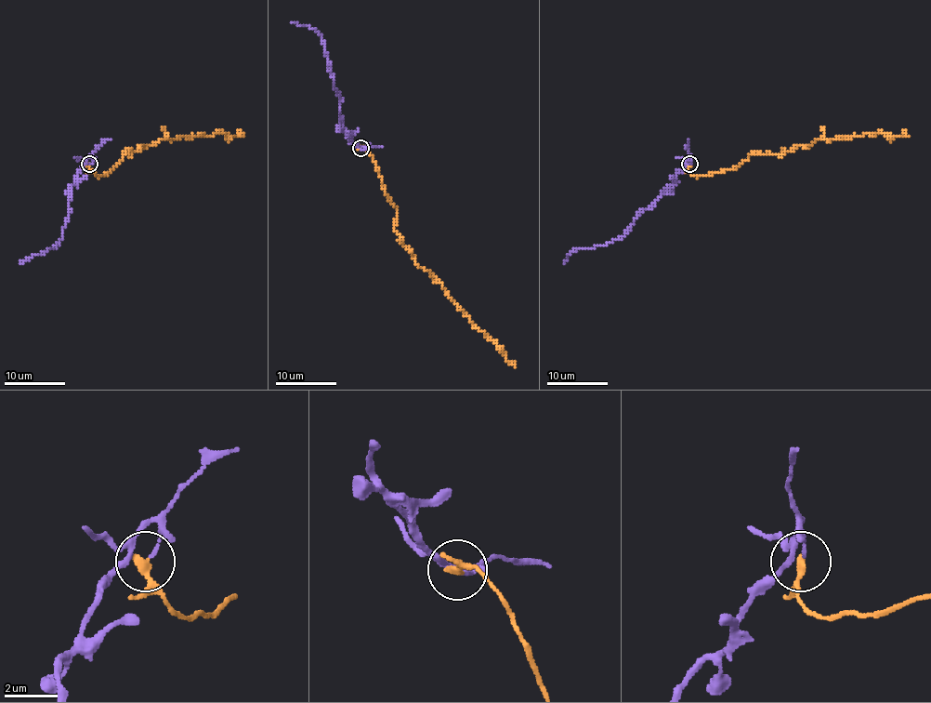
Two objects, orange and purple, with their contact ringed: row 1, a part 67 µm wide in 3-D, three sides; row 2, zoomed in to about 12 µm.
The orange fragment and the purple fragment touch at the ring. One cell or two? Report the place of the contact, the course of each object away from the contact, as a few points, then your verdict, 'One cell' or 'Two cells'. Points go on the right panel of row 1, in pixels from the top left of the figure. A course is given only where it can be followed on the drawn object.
Place: (689, 164). Course of orange: (688, 165), (693, 177), (705, 177), (734, 168), (751, 153), (781, 156), (821, 139), (878, 132), (910, 136). Course of purple: (690, 163), (690, 155), (688, 165), (618, 238), (594, 247), (578, 247), (563, 262). Two cells

